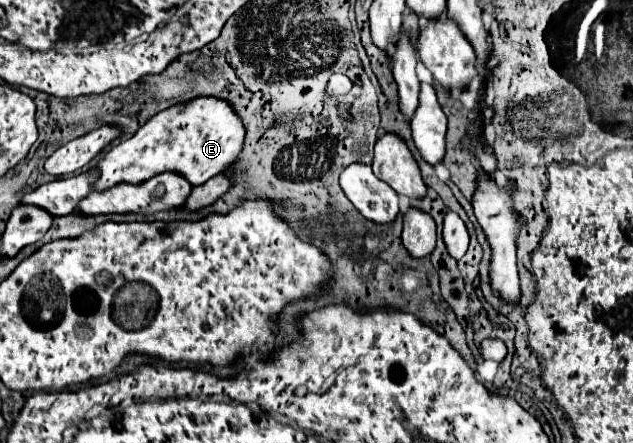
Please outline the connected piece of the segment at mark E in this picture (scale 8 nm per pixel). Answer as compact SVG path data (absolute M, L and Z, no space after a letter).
M198 97L184 105L170 107L154 115L144 127L138 129L130 139L120 141L112 151L108 151L92 169L100 171L94 191L106 191L118 183L144 183L162 171L174 171L186 177L192 185L202 185L210 177L218 175L242 151L244 125L234 109L216 97Z

